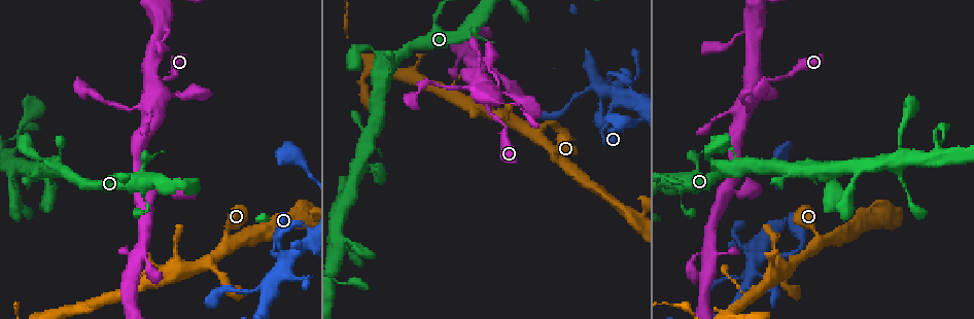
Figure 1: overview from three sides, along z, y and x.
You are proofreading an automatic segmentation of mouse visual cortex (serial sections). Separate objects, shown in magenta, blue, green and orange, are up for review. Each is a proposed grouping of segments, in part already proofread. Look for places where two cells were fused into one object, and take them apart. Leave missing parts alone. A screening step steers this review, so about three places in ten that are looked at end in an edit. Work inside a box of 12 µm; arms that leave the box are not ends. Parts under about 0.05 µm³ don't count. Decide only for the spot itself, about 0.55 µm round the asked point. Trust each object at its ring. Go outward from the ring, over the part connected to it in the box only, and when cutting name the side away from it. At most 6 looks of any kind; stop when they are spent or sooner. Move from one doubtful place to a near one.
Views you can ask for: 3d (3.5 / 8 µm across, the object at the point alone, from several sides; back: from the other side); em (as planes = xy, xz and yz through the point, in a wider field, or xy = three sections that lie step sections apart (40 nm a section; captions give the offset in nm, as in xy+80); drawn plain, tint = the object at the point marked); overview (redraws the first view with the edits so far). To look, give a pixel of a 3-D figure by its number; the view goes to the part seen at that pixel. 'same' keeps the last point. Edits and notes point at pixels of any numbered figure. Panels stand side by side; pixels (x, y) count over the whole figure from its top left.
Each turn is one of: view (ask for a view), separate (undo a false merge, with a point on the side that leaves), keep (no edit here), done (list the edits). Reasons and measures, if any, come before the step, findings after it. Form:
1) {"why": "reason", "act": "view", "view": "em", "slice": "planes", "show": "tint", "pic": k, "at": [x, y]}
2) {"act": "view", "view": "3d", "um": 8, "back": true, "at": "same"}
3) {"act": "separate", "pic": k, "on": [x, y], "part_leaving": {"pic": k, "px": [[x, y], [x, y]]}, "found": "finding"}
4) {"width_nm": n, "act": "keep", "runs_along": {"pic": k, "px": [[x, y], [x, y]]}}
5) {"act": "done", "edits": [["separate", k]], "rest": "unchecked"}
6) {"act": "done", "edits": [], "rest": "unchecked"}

{"act": "view", "view": "3d", "um": 3.5, "back": true, "pic": 1, "at": [286, 257]}

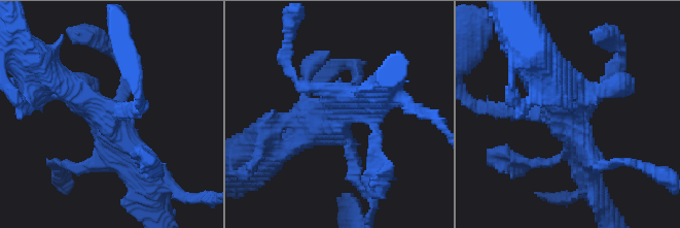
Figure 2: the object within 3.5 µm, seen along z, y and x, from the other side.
{"why": "need the tissue", "act": "view", "view": "em", "slice": "xy", "step": 3, "show": "tint", "pic": 2, "at": [564, 117]}

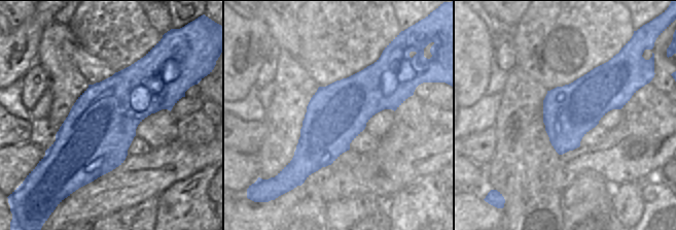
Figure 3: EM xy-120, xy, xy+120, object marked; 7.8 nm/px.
{"act": "view", "view": "em", "slice": "xy", "step": 2, "show": "tint", "at": "same"}

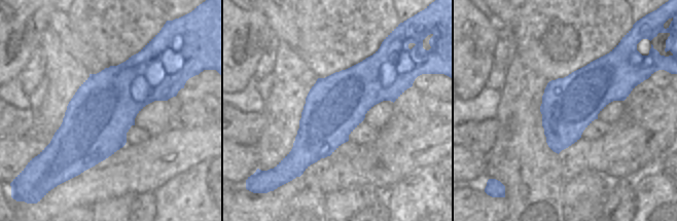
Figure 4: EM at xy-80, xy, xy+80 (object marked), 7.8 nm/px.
{"act": "keep", "runs_along": {"pic": 2, "px": [[500, 110], [566, 117], [582, 167]]}, "found": "all the same cell"}

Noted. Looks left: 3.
{"act": "view", "view": "3d", "um": 3.5, "back": true, "pic": 1, "at": [158, 85]}

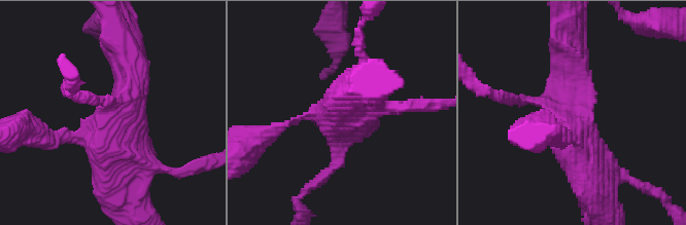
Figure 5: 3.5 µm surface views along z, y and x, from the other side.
{"arms": 4, "arm_widths_nm": [150, 150, 450, 700], "act": "view", "view": "em", "slice": "xy", "step": 1, "show": "tint", "pic": 5, "at": [109, 110]}

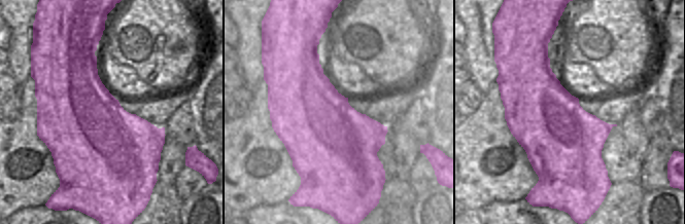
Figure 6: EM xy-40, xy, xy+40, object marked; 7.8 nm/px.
{"why": "cut it another way", "act": "view", "view": "em", "slice": "planes", "show": "tint", "at": "same"}

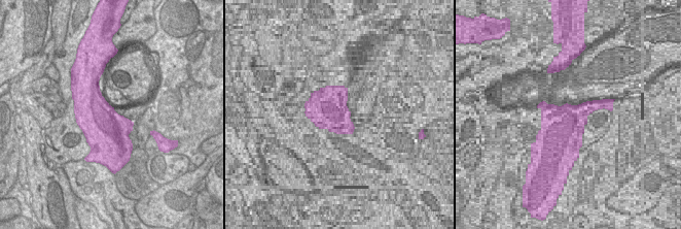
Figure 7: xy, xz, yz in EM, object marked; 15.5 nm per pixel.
{"act": "keep", "runs_along": {"pic": 5, "px": [[500, 96], [555, 111], [592, 169]]}, "found": "all the same cell"}

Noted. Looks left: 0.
{"act": "done", "edits": [], "rest": "unchecked"}

